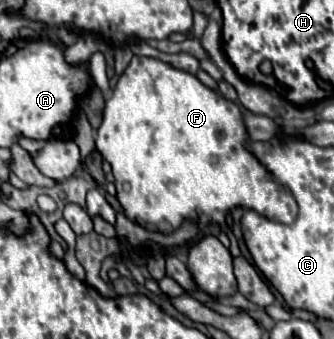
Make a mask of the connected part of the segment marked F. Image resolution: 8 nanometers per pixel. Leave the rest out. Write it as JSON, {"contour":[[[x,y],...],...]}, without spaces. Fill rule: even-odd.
{"contour":[[[133,56],[131,64],[119,78],[113,96],[107,100],[103,124],[97,130],[97,148],[111,164],[117,200],[125,216],[153,232],[171,234],[183,220],[197,220],[201,224],[223,224],[231,208],[243,206],[259,214],[291,224],[297,218],[297,202],[281,190],[263,170],[263,166],[245,150],[249,136],[245,132],[241,108],[221,94],[203,86],[193,74],[175,70],[157,58]]]}

